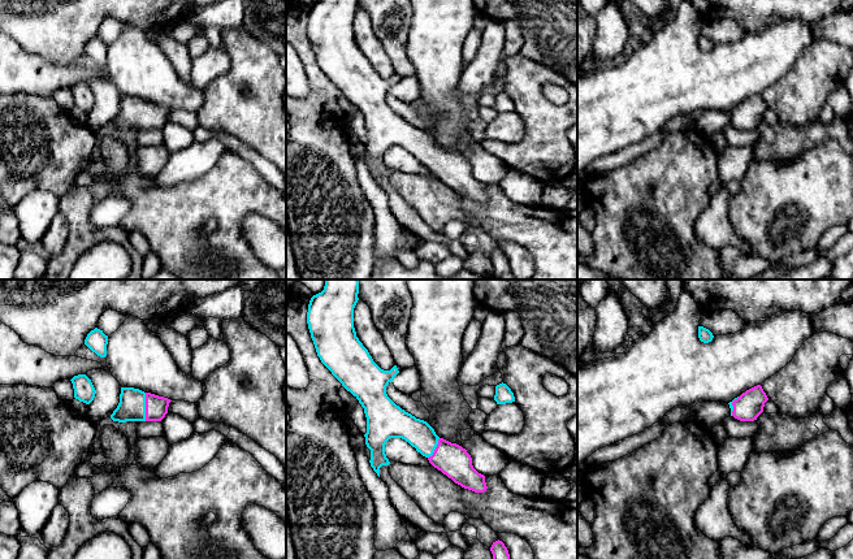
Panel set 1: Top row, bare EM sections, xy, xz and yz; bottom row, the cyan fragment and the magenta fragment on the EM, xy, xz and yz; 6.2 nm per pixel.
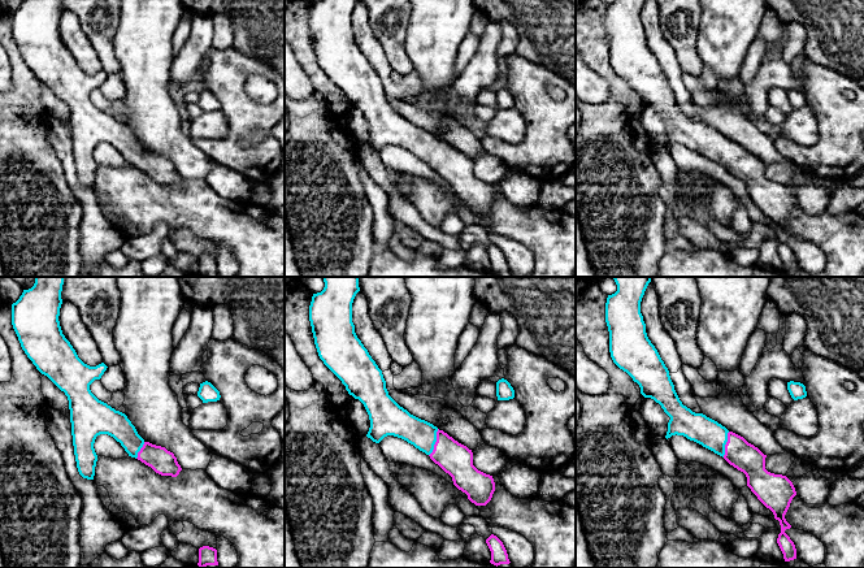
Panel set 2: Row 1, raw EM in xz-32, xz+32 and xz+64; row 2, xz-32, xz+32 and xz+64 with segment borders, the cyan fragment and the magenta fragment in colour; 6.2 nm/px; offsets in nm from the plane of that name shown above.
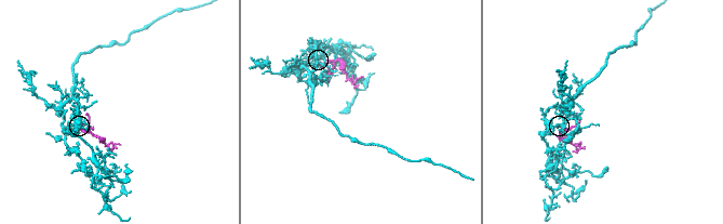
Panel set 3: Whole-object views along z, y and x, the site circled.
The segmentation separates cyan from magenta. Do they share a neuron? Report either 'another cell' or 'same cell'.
same cell

